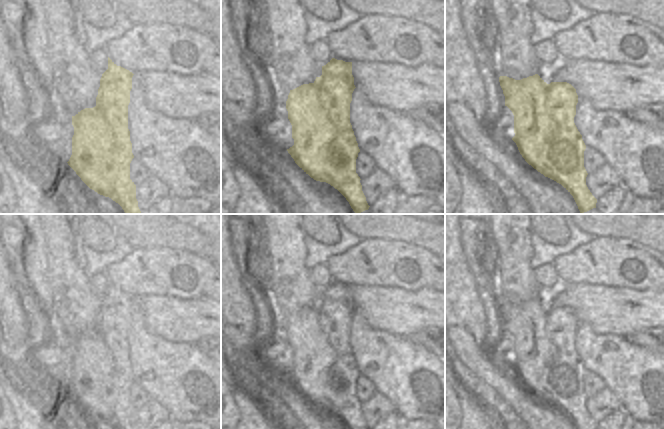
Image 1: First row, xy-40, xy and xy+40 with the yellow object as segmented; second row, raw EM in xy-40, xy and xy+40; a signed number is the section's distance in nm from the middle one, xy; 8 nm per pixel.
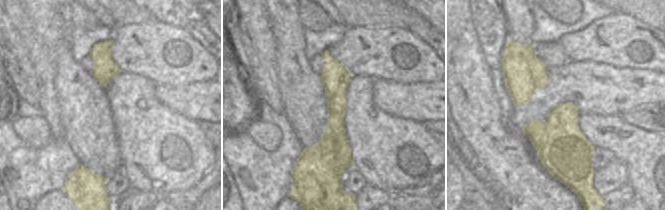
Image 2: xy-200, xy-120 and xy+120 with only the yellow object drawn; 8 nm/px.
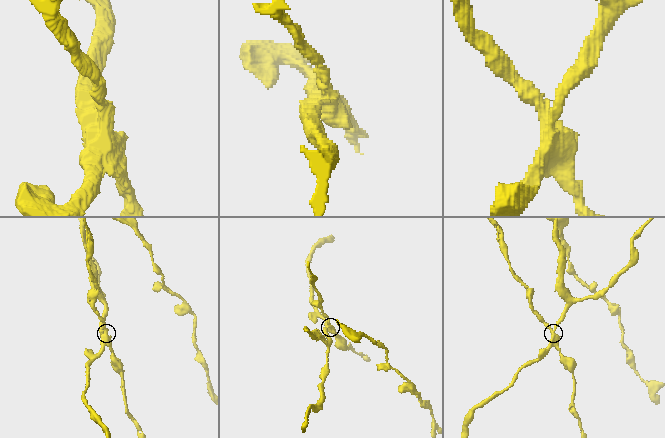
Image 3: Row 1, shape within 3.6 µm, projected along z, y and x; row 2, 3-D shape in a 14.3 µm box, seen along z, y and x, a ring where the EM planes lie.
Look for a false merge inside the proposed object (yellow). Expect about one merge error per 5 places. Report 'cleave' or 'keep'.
cleave

